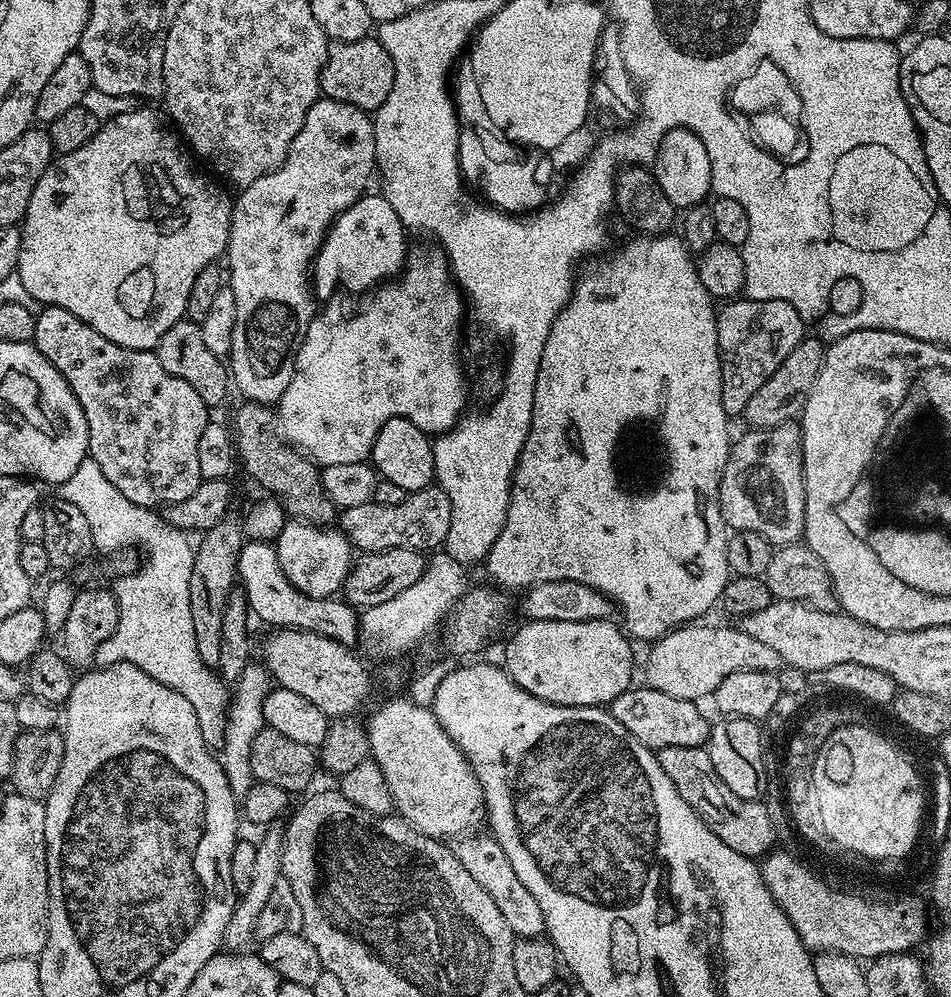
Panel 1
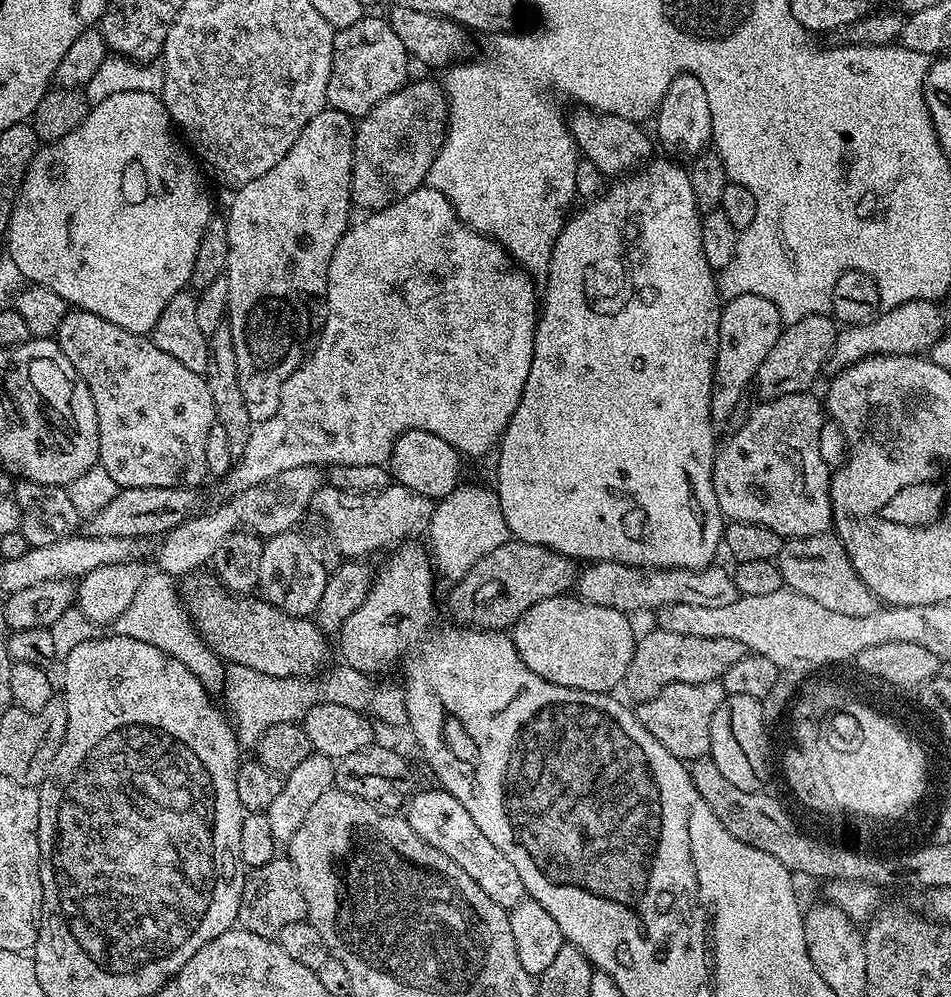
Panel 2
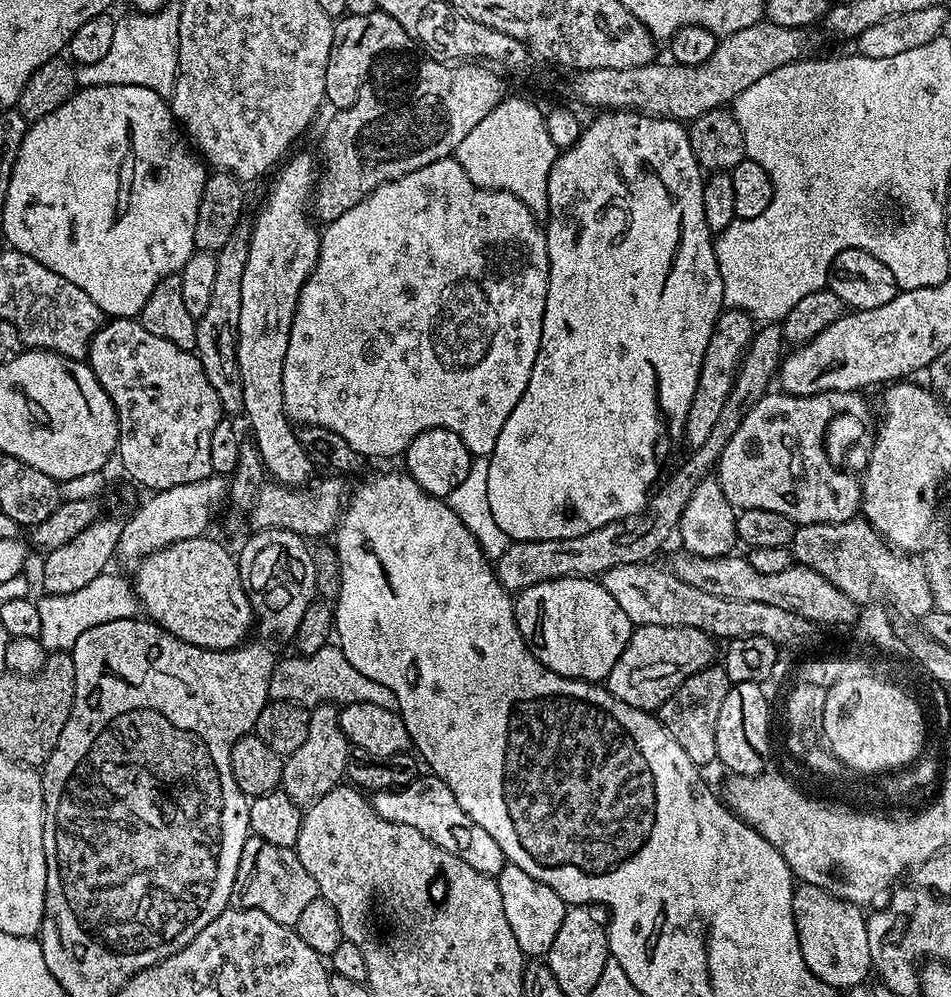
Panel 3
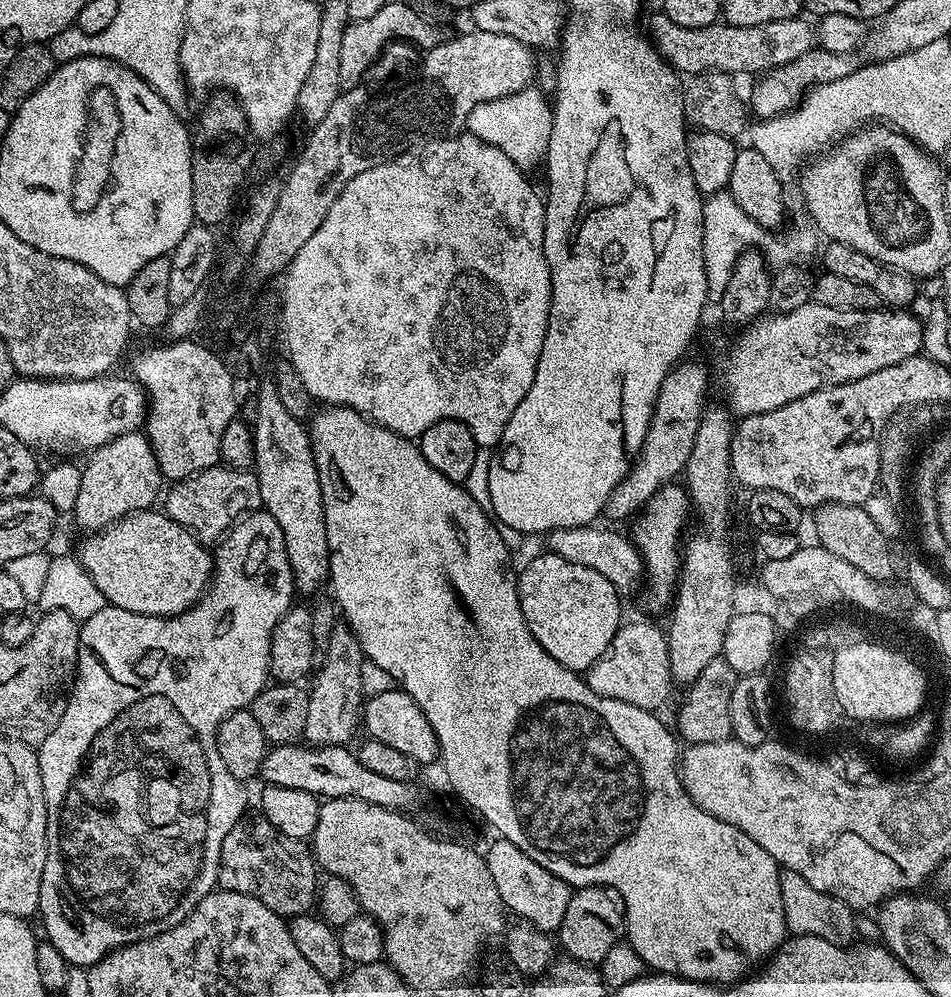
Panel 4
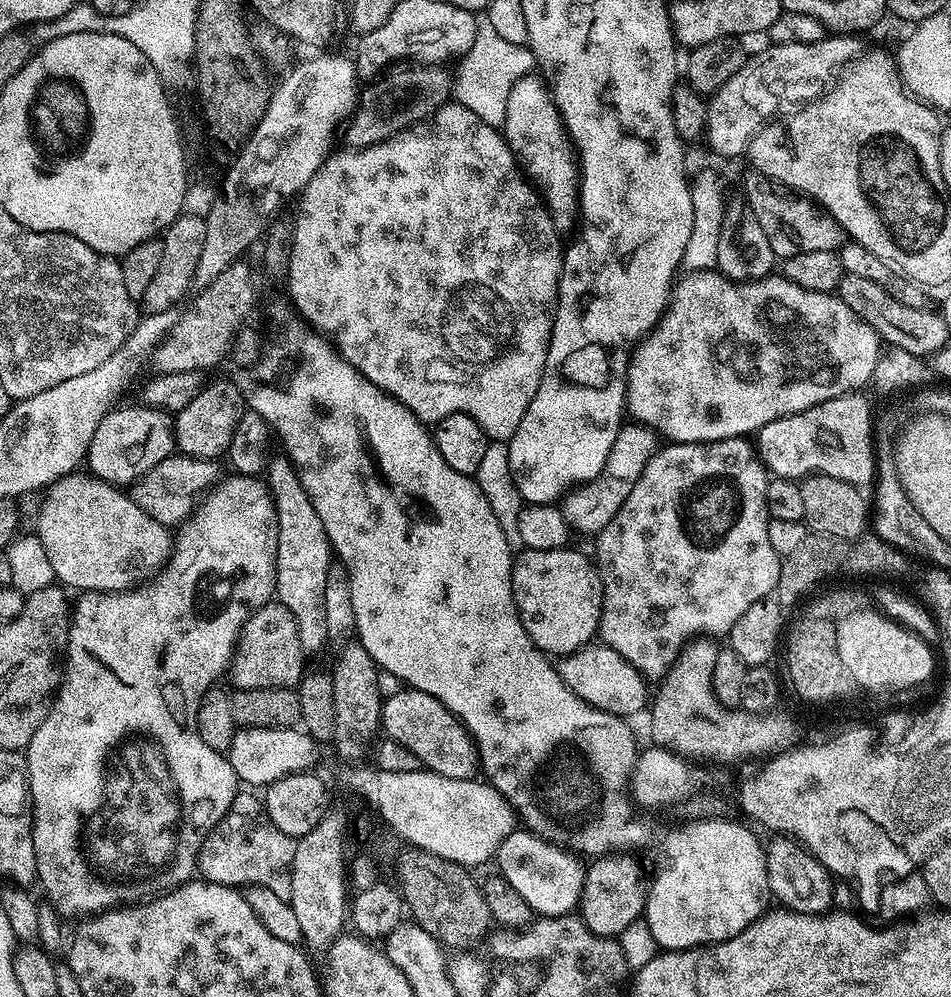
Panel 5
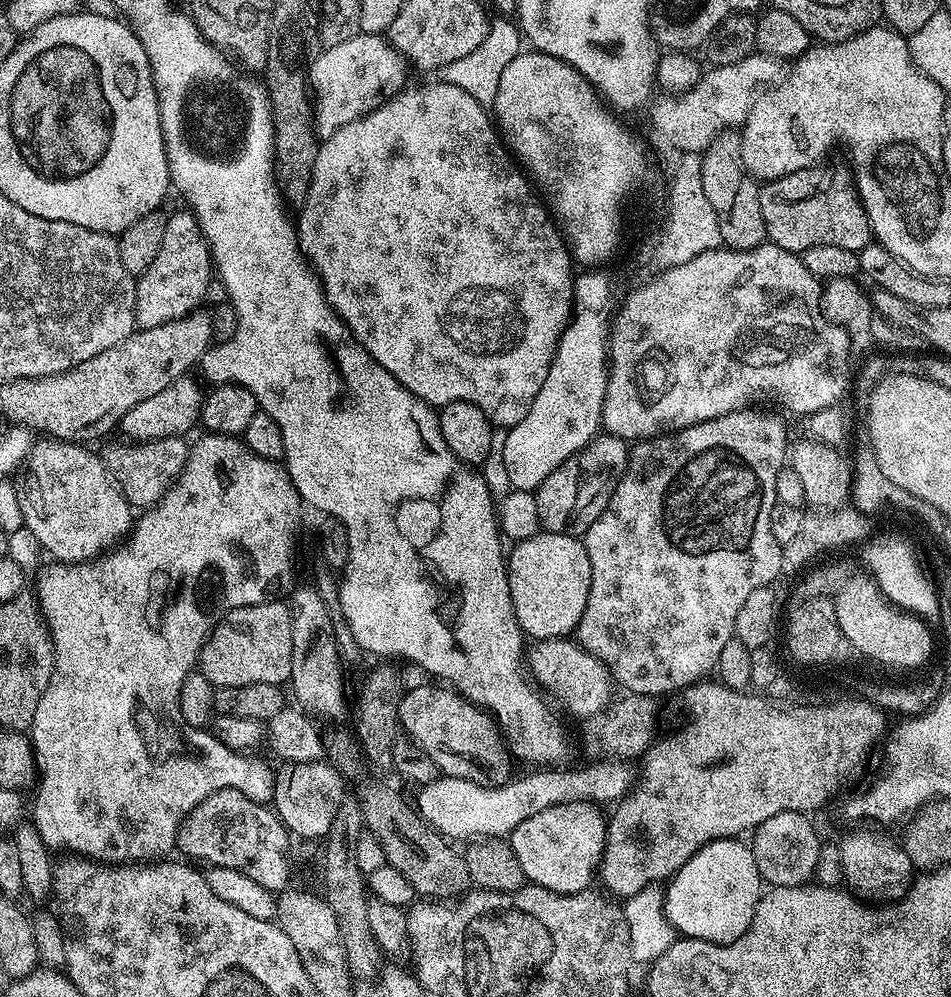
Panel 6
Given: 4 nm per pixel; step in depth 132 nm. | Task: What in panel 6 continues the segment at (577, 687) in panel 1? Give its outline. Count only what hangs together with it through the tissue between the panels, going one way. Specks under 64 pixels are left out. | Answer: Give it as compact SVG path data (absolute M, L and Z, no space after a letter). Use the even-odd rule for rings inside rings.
M541 530L534 538L526 538L514 544L512 552L507 553L506 567L514 614L525 637L533 641L549 640L559 636L571 637L582 618L582 612L586 610L586 598L590 598L590 578L592 577L590 554L586 550L583 539L568 532Z

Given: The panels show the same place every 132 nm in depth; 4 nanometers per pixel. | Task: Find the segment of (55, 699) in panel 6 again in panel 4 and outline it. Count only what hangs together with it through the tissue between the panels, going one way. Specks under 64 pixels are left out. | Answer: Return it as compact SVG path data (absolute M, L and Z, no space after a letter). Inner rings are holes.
M257 510L249 512L247 516L237 520L236 523L228 529L223 539L215 545L214 571L211 581L208 587L205 588L203 596L197 600L194 607L188 608L184 612L179 612L177 616L147 616L146 614L134 614L130 610L105 606L88 620L80 624L80 649L78 650L78 662L76 663L76 679L68 697L68 705L62 714L62 718L56 722L54 730L50 730L50 734L46 734L46 738L38 746L40 773L42 774L42 790L46 798L46 814L48 815L46 866L42 870L42 886L40 887L40 907L38 909L38 916L39 919L44 919L44 932L48 935L45 936L47 943L53 944L53 946L57 948L58 953L62 954L62 958L66 960L69 965L87 969L89 966L98 963L104 956L115 952L118 948L125 948L127 944L133 944L139 940L149 940L151 936L157 936L166 930L170 930L174 926L178 926L178 922L185 920L198 906L198 902L202 902L202 898L209 896L217 887L220 879L222 842L226 838L226 834L230 834L232 827L240 821L240 817L245 815L246 808L244 808L245 785L241 783L241 781L236 780L234 775L226 770L226 765L222 762L221 755L218 754L216 732L219 729L220 723L228 716L234 714L235 711L247 709L251 706L257 694L269 683L270 669L268 663L270 662L270 642L274 634L274 626L278 626L278 622L281 618L293 607L294 601L292 601L292 596L295 597L296 595L296 583L292 577L292 571L290 570L290 558L286 558L286 542L282 538L282 526L278 526L278 522L274 522L274 518L269 512Z

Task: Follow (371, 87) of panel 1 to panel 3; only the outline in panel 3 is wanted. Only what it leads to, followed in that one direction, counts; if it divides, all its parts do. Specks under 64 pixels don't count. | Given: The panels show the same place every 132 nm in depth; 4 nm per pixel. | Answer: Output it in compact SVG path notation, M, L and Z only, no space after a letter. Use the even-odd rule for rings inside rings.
M382 11L371 12L370 14L358 14L357 16L353 16L351 14L345 14L339 19L335 21L333 30L332 30L332 45L330 46L330 62L326 62L326 90L324 91L324 99L330 105L333 104L333 109L339 110L342 108L349 108L350 106L354 106L354 98L358 98L358 94L360 93L360 86L364 83L365 80L368 79L373 64L377 63L381 58L387 57L389 54L400 54L400 52L404 48L404 44L406 45L406 37L404 31L402 30L402 26L398 26L398 22L394 22L394 18L390 18L390 14L386 14Z

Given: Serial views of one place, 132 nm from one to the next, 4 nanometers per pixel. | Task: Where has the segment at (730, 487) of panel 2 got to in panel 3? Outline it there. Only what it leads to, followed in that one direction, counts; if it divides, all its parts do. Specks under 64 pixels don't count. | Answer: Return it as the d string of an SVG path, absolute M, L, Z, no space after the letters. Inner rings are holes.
M780 390L769 391L742 418L734 438L726 442L718 465L722 494L737 510L772 510L784 514L798 526L833 524L857 519L860 507L861 481L840 468L832 468L832 451L839 444L852 444L864 432L868 420L868 404L860 392L819 392L813 396L789 396Z

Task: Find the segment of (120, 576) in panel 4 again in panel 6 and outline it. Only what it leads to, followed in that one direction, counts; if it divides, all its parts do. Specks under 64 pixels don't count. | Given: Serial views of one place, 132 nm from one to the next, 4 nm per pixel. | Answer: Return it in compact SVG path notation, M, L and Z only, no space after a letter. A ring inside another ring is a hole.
M44 438L29 452L24 485L18 488L24 527L38 538L44 552L61 564L86 564L103 556L134 527L132 505L116 487L105 461L88 448L80 442Z

